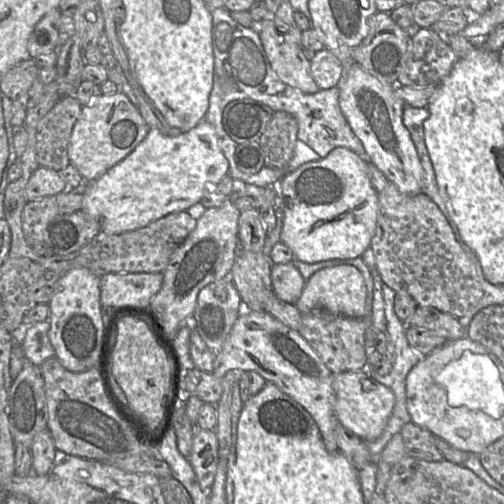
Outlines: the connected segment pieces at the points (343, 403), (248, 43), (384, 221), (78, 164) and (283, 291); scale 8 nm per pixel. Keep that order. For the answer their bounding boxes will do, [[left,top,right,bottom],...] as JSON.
[[332,371,395,443],[204,7,370,187],[370,181,483,318],[68,93,150,181],[271,262,306,304]]

